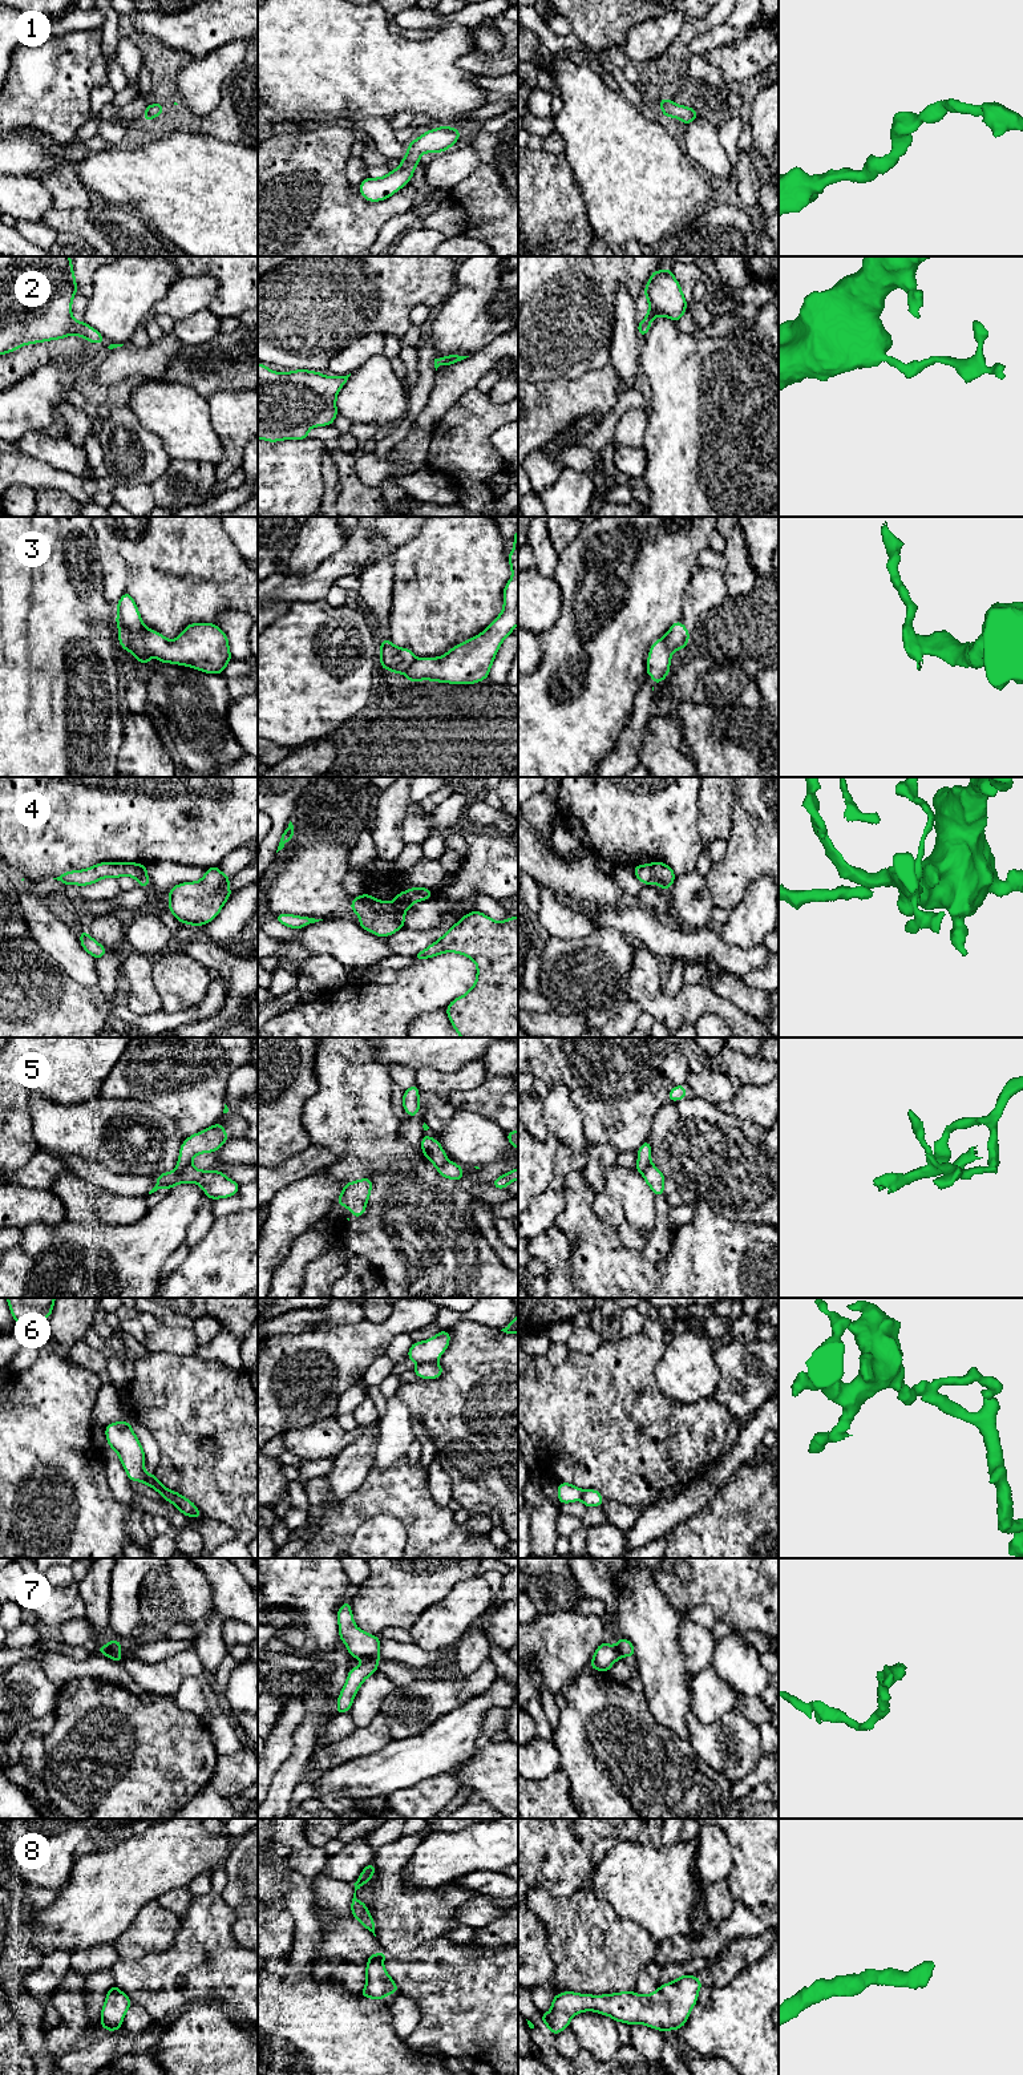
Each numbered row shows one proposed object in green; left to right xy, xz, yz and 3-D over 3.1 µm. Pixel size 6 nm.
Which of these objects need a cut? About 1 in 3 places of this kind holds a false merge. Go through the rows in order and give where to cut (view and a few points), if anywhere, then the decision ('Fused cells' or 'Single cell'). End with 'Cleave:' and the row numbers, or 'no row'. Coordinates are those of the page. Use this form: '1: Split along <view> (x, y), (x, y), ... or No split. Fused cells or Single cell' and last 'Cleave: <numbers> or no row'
1: No split. Single cell
2: No split. Single cell
3: Split along xy (142, 626), (145, 646), (152, 655). Fused cells
4: Split along yz (650, 864), (650, 874), (654, 881). Fused cells
5: Split along xy (189, 1163), (176, 1171). Fused cells
6: Split along xz (435, 1360), (419, 1364). Fused cells
7: Split along xy (102, 1646), (106, 1650), (118, 1653). Fused cells
8: No split. Single cell
Cleave: 3, 4, 5, 6, 7

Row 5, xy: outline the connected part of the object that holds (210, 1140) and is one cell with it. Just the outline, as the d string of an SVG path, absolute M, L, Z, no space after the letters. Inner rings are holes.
M221 1123L191 1134L181 1145L175 1170L182 1170L187 1166L197 1154L217 1152L227 1140L229 1134Z

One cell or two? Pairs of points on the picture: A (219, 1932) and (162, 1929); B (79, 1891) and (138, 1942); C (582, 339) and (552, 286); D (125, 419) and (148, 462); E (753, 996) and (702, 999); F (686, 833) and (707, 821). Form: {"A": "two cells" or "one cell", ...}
{"A": "two cells", "B": "two cells", "C": "one cell", "D": "one cell", "E": "two cells", "F": "two cells"}

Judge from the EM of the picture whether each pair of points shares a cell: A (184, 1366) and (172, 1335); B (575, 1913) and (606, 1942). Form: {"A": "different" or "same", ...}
{"A": "different", "B": "same"}

